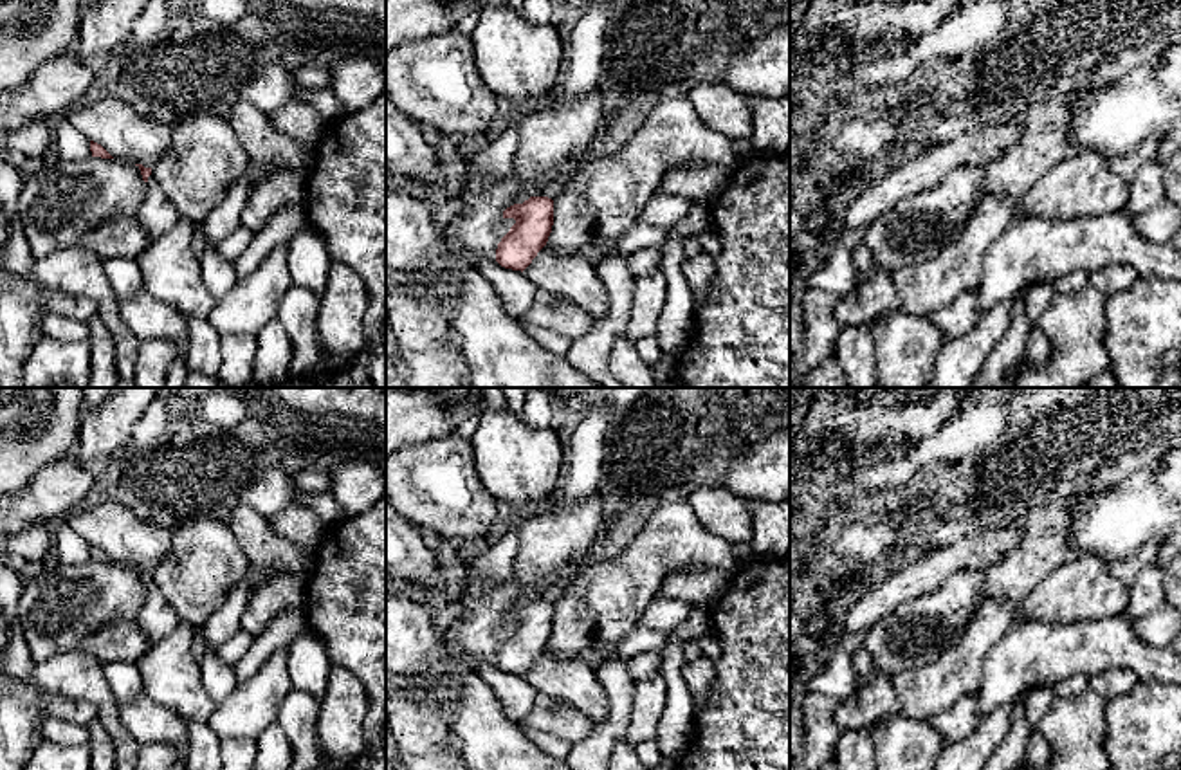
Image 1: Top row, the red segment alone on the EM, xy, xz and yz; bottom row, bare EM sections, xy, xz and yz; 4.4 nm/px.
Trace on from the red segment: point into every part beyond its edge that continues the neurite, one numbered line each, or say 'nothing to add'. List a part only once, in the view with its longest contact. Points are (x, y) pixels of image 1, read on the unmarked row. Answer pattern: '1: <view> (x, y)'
1: xy (155, 617)

